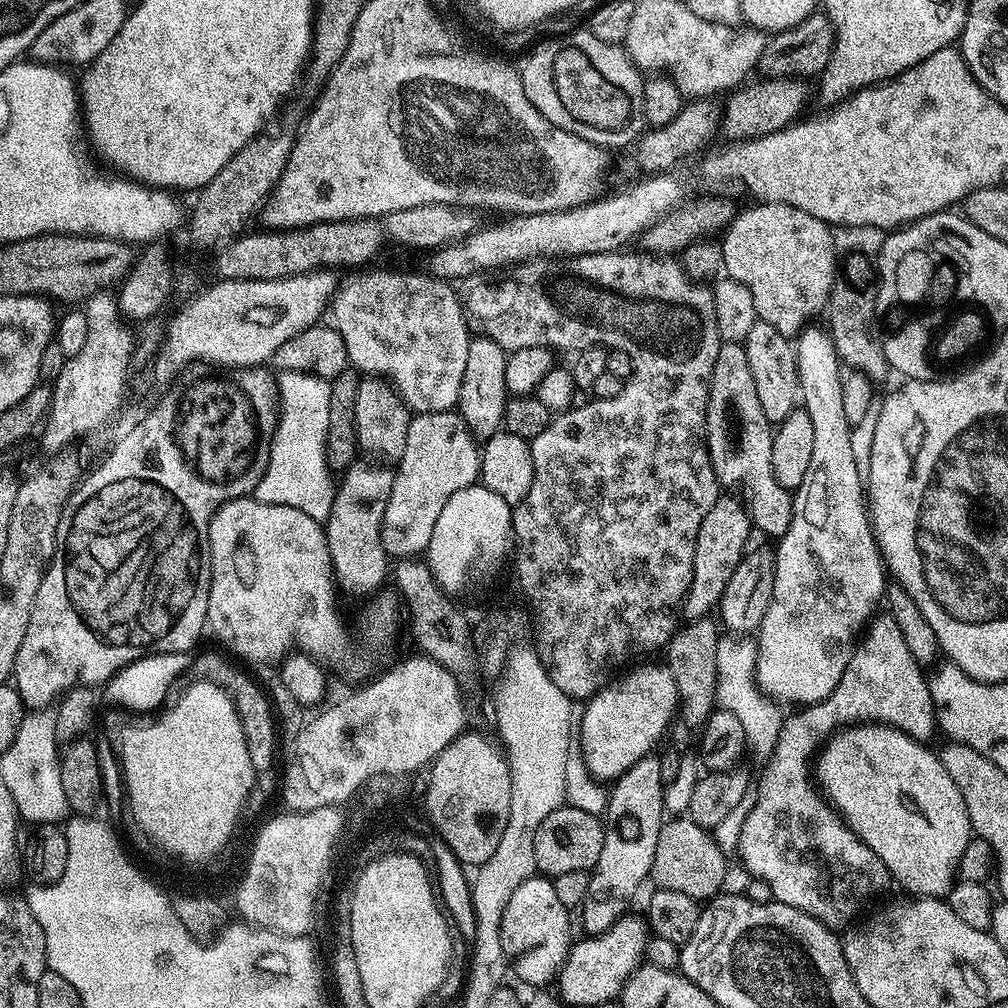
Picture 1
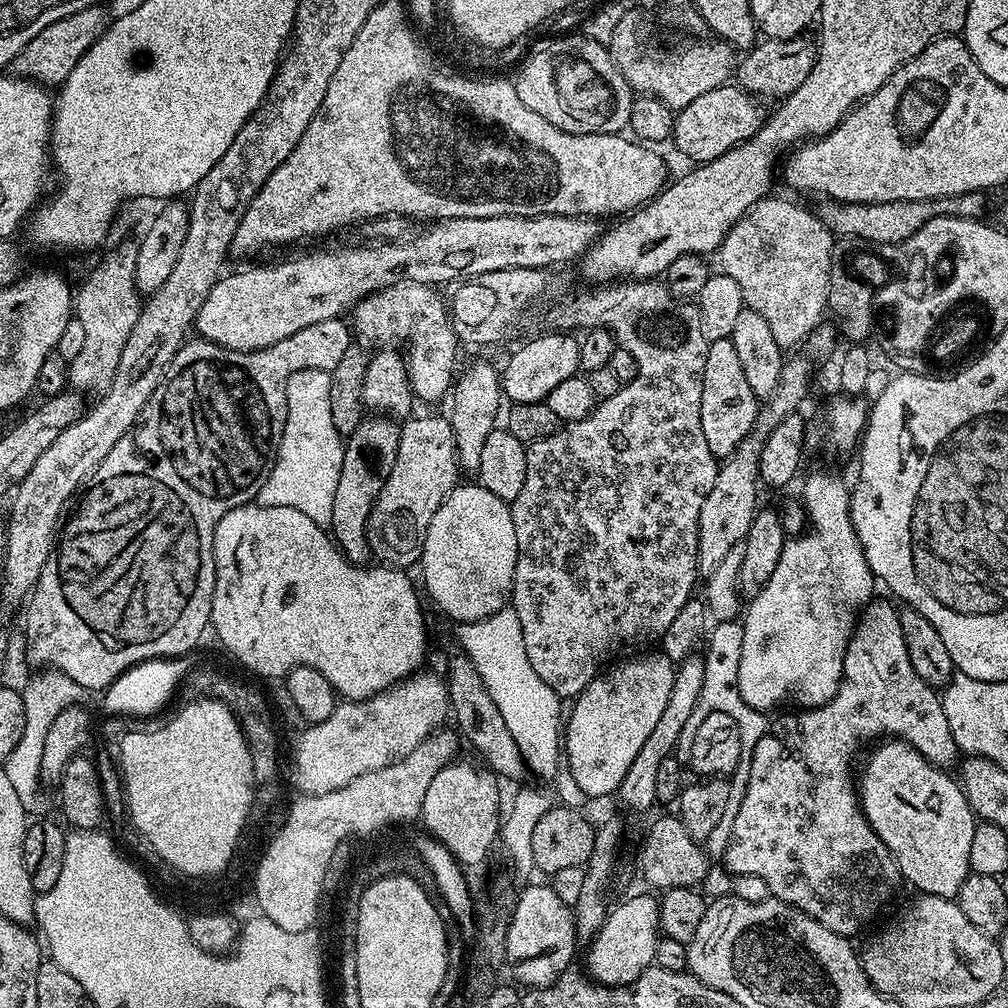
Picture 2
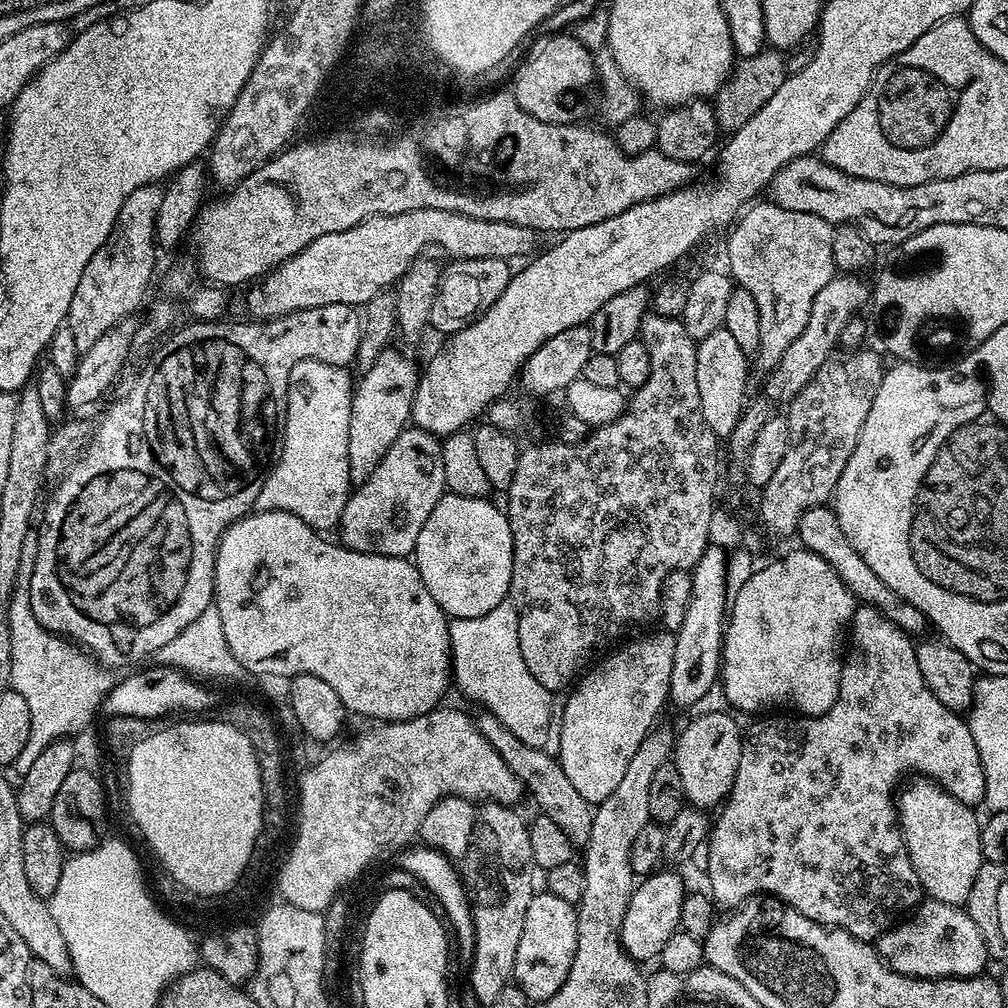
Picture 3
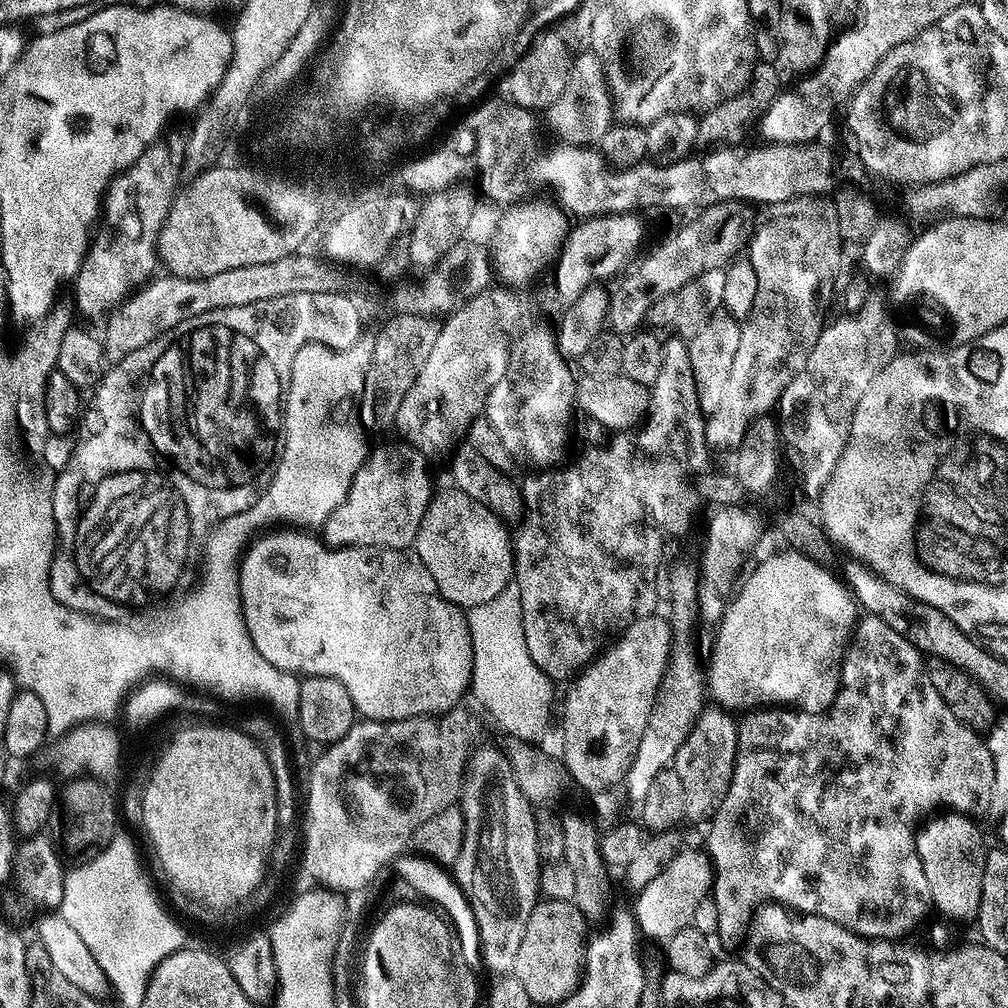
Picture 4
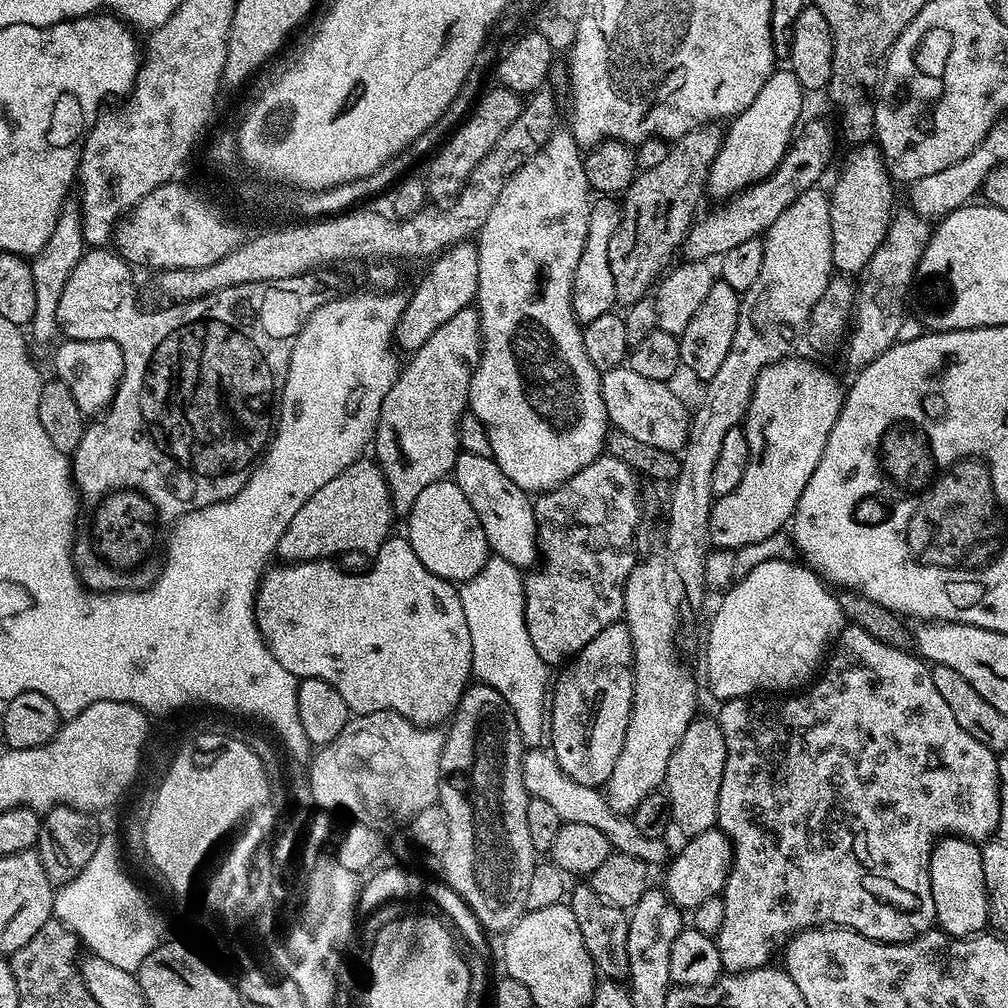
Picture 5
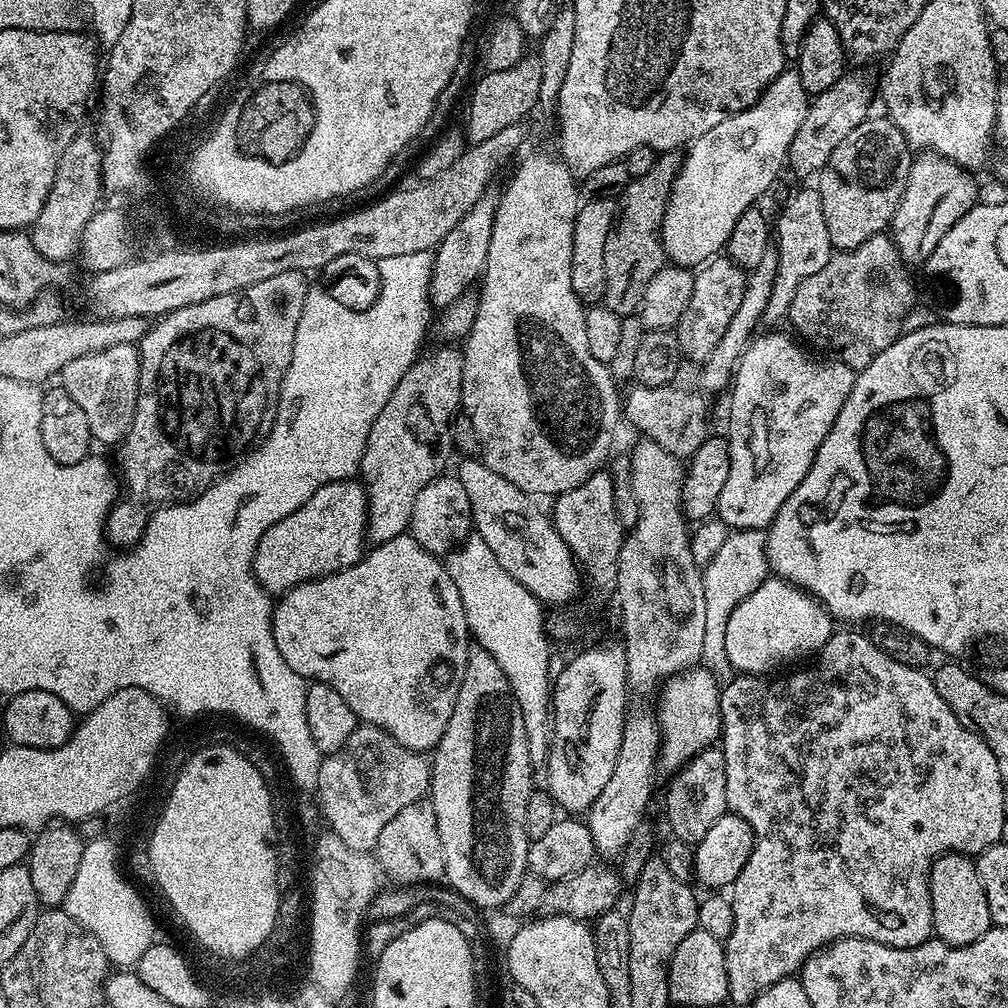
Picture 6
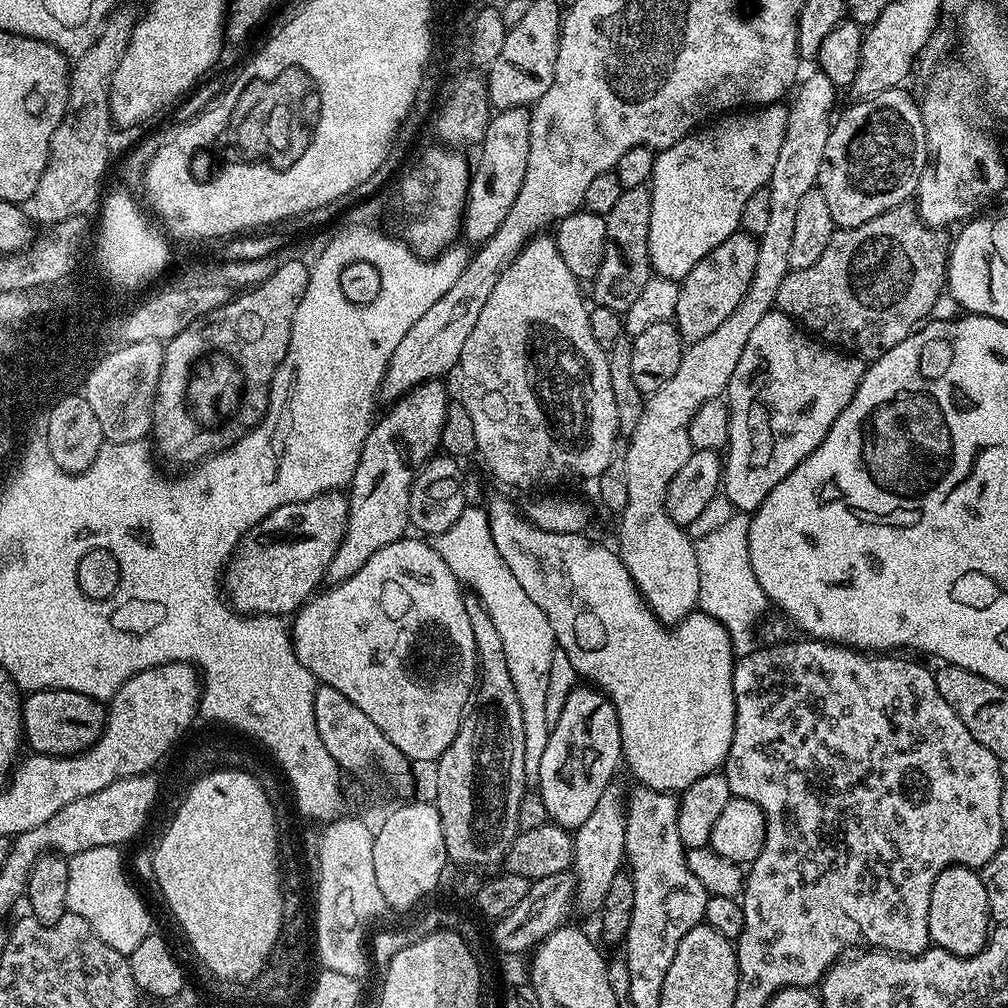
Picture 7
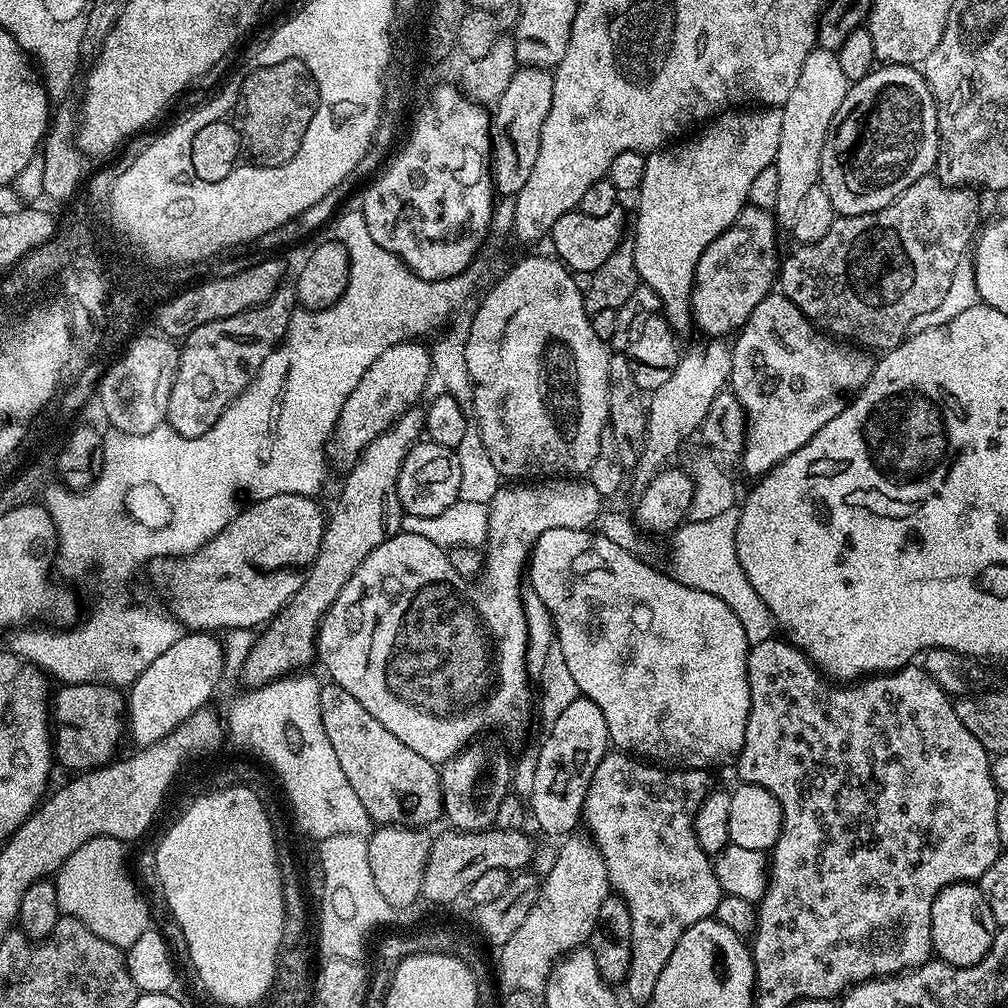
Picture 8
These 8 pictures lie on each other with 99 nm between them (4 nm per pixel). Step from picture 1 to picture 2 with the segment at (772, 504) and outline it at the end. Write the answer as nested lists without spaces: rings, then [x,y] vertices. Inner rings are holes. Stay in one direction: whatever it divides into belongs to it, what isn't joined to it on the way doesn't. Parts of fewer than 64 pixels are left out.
[[[731,339],[711,341],[706,354],[706,370],[702,374],[702,434],[706,434],[706,442],[716,457],[730,455],[738,442],[746,438],[757,411],[758,397],[750,390],[750,382],[746,382]]]

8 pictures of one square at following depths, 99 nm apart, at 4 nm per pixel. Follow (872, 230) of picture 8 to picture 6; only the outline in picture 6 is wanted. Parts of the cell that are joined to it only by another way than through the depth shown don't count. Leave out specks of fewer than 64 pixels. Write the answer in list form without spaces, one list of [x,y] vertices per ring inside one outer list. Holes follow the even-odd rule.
[[[891,235],[872,236],[862,242],[862,246],[837,251],[830,262],[826,262],[826,266],[818,270],[818,274],[810,274],[810,278],[806,278],[802,286],[798,286],[798,294],[794,294],[787,319],[792,320],[793,326],[805,336],[803,339],[813,349],[821,348],[816,350],[841,360],[851,368],[865,368],[904,332],[904,319],[917,303],[916,284],[908,272],[911,272],[909,265],[900,257],[900,251]]]

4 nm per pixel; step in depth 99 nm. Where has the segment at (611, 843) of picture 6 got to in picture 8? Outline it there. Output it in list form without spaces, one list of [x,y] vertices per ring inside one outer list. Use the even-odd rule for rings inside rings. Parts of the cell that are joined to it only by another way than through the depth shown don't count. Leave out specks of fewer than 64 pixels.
[[[573,834],[561,844],[564,845],[556,861],[548,868],[548,877],[542,880],[536,904],[526,914],[526,922],[498,948],[500,968],[508,972],[507,987],[518,992],[543,993],[556,961],[587,945],[598,922],[598,910],[602,910],[602,902],[610,895],[606,862],[591,839]]]

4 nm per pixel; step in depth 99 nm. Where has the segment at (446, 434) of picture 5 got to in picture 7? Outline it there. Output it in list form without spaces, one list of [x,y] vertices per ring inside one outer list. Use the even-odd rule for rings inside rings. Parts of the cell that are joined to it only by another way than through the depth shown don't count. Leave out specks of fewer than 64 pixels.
[[[443,379],[427,380],[414,386],[368,431],[347,493],[348,525],[338,550],[334,550],[334,558],[330,558],[326,577],[329,585],[346,582],[346,578],[358,574],[382,546],[405,539],[407,532],[404,531],[410,528],[408,507],[412,479],[440,448],[442,422],[450,403],[444,383]]]

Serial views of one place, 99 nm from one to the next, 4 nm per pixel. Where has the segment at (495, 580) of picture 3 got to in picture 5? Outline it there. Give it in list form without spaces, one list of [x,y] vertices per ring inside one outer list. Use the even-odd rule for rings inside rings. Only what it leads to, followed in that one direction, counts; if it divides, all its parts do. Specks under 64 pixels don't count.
[[[451,478],[434,482],[434,486],[426,486],[408,512],[406,523],[406,538],[414,554],[418,554],[418,562],[422,562],[422,566],[438,578],[453,582],[469,580],[488,561],[490,549],[482,522],[478,522],[478,514],[474,514],[474,506],[470,506],[468,496],[462,494]]]

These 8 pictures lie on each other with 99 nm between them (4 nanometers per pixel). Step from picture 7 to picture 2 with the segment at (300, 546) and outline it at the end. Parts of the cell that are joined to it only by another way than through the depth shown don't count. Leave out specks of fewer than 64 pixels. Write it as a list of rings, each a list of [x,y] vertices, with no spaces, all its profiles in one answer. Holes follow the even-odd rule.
[[[420,416],[415,418],[408,418],[400,424],[400,445],[398,446],[398,454],[394,458],[394,466],[390,470],[390,474],[386,478],[386,482],[382,486],[382,490],[378,494],[378,498],[374,502],[372,507],[372,513],[368,519],[368,550],[373,557],[377,556],[377,561],[383,562],[385,565],[393,568],[399,568],[401,570],[408,570],[419,561],[422,554],[422,546],[424,545],[424,539],[426,538],[426,526],[430,526],[430,518],[434,518],[434,514],[438,510],[438,506],[442,506],[444,499],[450,494],[450,490],[456,487],[458,483],[458,477],[461,475],[461,468],[456,461],[456,443],[452,437],[452,425],[447,419],[444,420],[440,416]]]

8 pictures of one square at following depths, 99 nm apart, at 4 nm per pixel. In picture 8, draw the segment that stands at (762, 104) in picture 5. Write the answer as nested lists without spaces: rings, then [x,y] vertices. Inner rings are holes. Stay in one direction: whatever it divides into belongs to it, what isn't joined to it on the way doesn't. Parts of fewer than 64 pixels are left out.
[[[776,106],[763,110],[729,110],[720,113],[699,132],[700,136],[693,140],[684,138],[647,153],[646,174],[642,174],[642,186],[638,193],[640,205],[636,208],[636,240],[631,241],[641,281],[658,294],[664,319],[677,330],[692,324],[692,283],[702,250],[706,250],[718,234],[730,228],[734,218],[738,218],[748,204],[750,182],[754,182],[762,170],[776,163],[778,142],[782,138],[782,114]]]

